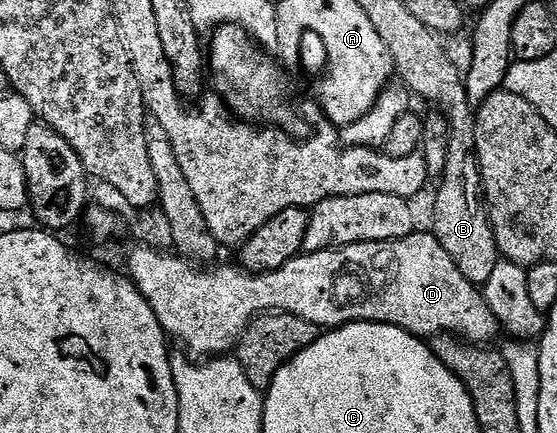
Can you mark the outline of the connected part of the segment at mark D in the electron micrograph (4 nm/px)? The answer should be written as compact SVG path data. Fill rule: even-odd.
M428 230L420 231L402 239L348 243L332 251L302 253L287 261L287 265L262 275L255 275L237 265L213 265L209 267L210 271L196 271L198 268L192 262L176 253L162 253L137 245L129 255L127 275L151 305L166 336L186 343L197 357L221 357L232 352L245 328L262 313L298 315L311 321L318 329L342 327L344 323L386 323L418 337L444 333L464 339L466 343L492 344L492 339L499 335L499 324L478 284L467 281L467 277L459 273L459 265L451 261L451 253L439 245L436 235Z

